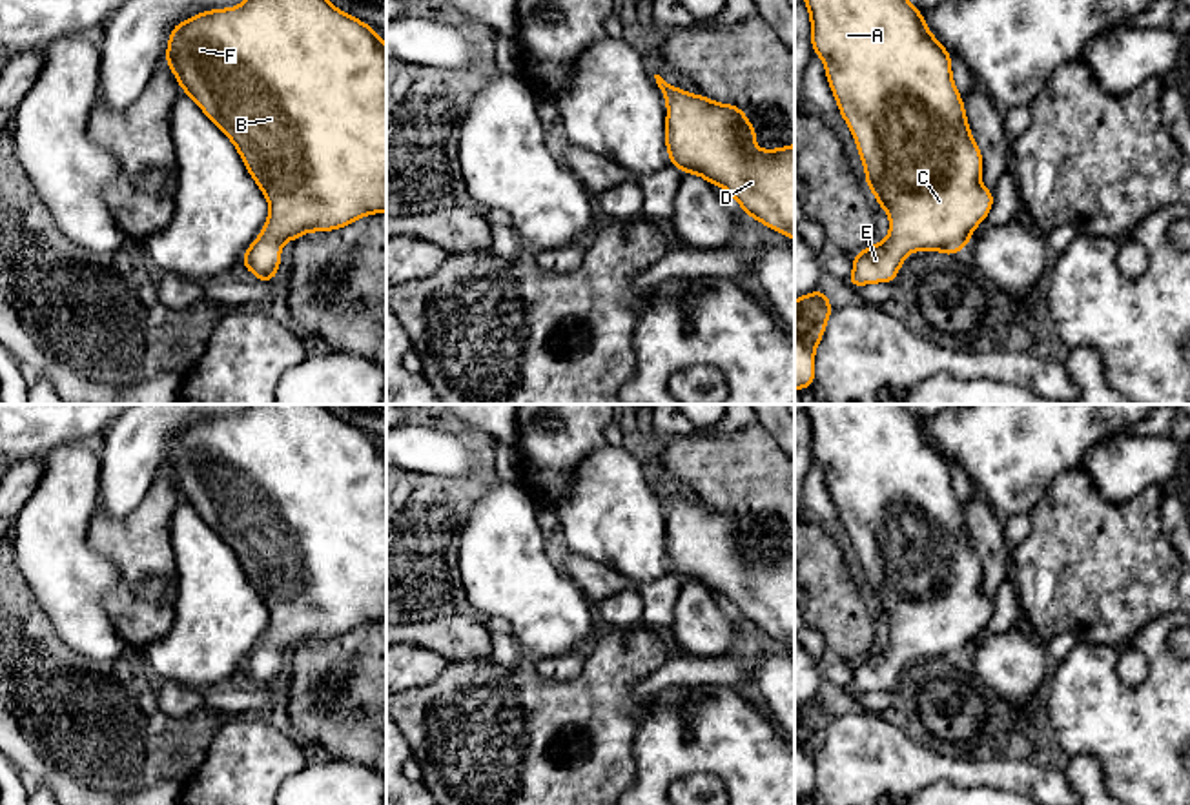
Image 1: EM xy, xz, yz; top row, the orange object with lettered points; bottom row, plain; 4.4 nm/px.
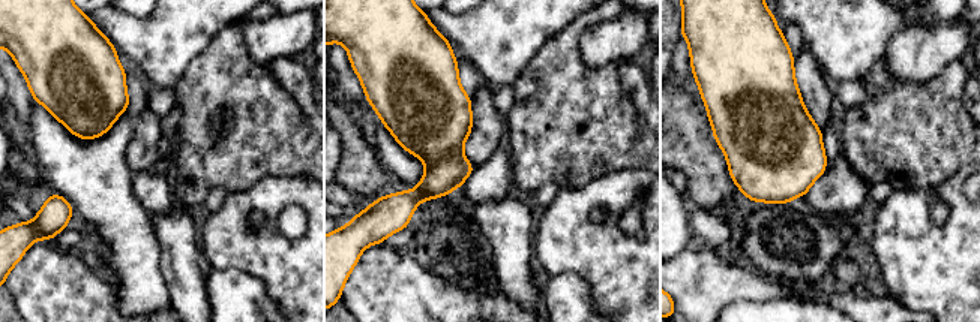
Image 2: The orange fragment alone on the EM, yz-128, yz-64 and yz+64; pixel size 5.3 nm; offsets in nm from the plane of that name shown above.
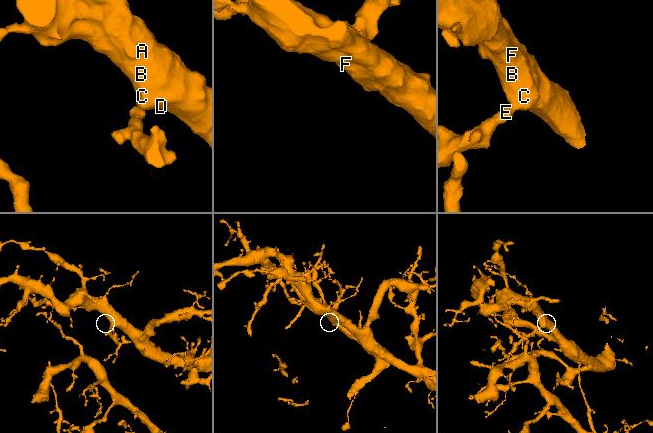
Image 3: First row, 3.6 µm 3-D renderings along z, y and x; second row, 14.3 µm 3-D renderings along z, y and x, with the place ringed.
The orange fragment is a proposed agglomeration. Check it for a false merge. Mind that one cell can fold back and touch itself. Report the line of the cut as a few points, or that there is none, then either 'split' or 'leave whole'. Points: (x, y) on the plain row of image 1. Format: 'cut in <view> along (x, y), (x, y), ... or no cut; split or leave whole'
no cut; leave whole

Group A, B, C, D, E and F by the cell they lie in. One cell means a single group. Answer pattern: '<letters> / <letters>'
A B C D E F

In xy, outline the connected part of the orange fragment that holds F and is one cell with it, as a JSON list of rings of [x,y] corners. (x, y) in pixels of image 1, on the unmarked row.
[[[248,404],[239,415],[211,417],[179,430],[169,439],[164,470],[171,475],[182,499],[235,552],[246,577],[270,610],[262,641],[251,650],[241,668],[241,674],[248,676],[259,688],[270,690],[277,683],[281,654],[286,648],[295,648],[308,639],[339,637],[361,625],[386,619],[386,453],[368,432],[333,415],[324,404]]]

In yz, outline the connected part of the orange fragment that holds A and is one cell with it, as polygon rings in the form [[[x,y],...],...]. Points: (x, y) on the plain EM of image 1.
[[[804,404],[811,424],[811,453],[813,459],[824,468],[827,490],[831,499],[838,510],[838,519],[842,521],[846,532],[849,534],[860,566],[866,577],[866,592],[873,597],[875,608],[878,614],[886,617],[889,623],[889,645],[880,650],[866,656],[864,659],[853,665],[853,681],[849,687],[849,696],[864,694],[869,690],[884,690],[889,692],[908,661],[915,661],[918,657],[933,657],[942,659],[944,663],[955,663],[964,657],[969,650],[973,637],[988,625],[993,614],[993,599],[988,599],[980,592],[980,576],[982,563],[979,554],[973,548],[971,539],[968,537],[968,525],[964,519],[964,510],[955,495],[951,484],[951,464],[949,459],[942,455],[942,452],[929,441],[924,423],[917,419],[906,404]]]

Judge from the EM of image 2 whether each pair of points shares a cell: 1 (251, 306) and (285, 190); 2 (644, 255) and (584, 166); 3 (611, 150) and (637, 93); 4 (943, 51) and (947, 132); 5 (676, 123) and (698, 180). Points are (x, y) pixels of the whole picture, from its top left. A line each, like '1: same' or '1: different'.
1: different
2: different
3: different
4: different
5: same

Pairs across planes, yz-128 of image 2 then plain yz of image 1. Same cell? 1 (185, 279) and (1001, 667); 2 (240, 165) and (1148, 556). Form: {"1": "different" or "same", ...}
{"1": "same", "2": "same"}

